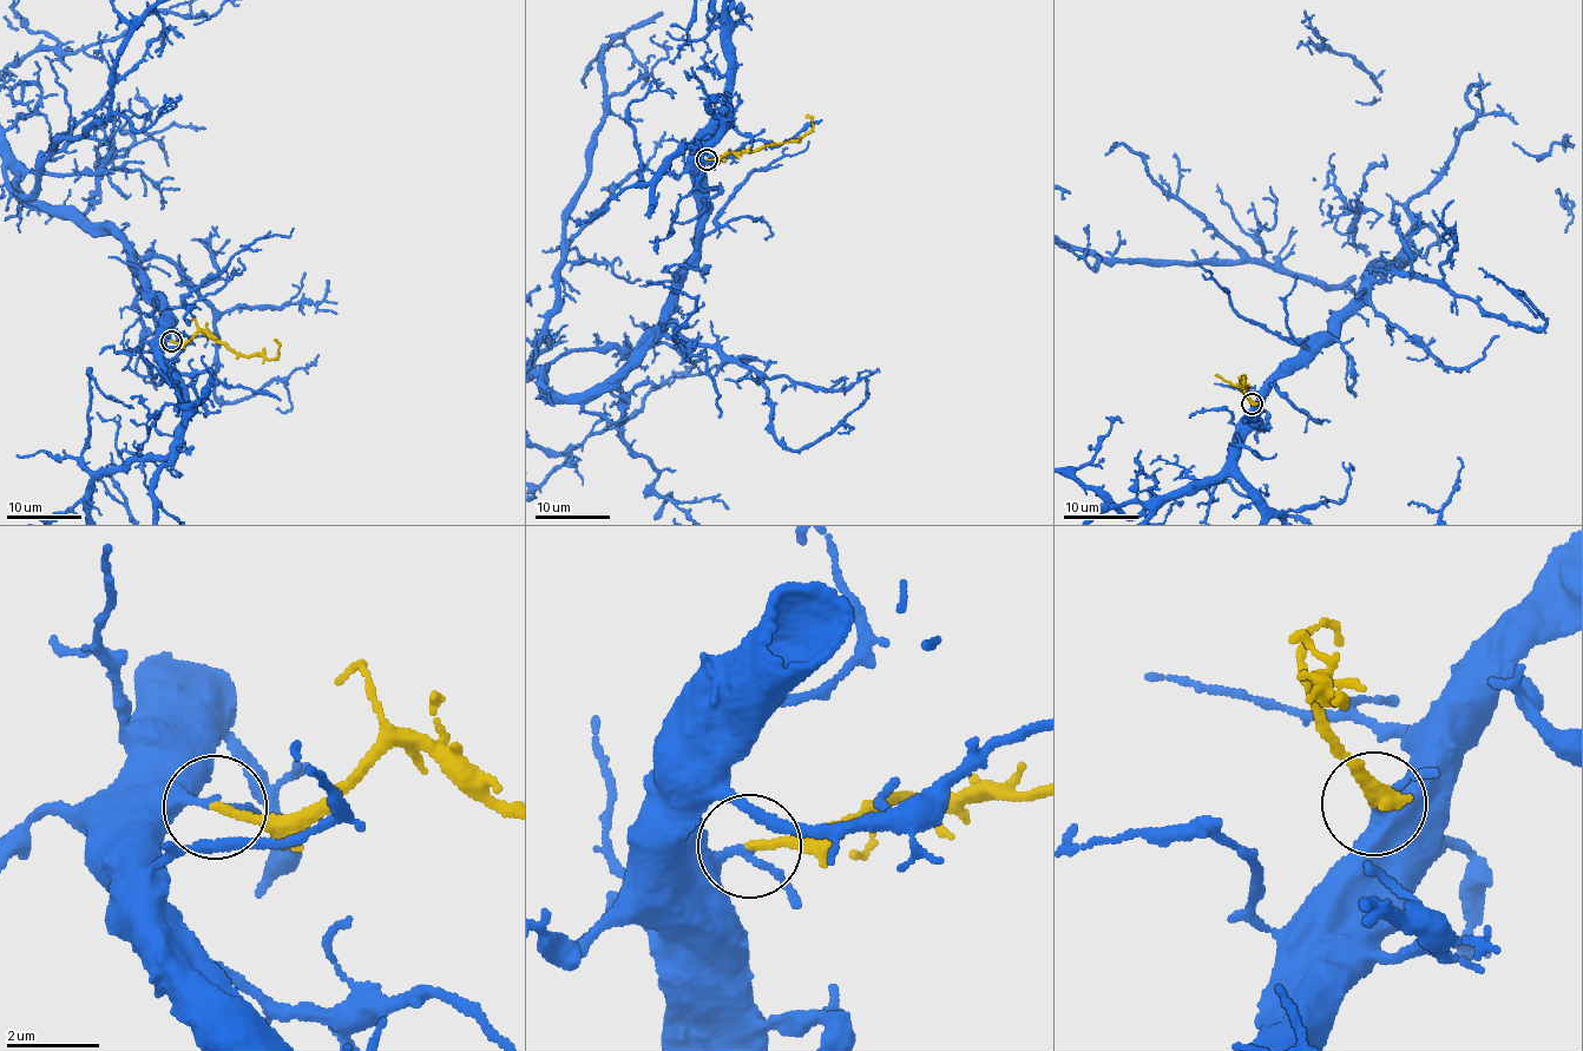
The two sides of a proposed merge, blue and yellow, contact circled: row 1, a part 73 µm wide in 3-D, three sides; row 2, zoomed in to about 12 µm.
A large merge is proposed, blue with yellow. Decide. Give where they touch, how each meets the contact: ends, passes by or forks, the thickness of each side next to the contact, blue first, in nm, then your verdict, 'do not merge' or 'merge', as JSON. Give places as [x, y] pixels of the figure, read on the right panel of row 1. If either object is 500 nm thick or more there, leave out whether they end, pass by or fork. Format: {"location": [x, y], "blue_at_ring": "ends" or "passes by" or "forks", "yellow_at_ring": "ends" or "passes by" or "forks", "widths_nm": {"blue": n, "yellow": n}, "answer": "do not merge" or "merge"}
{"location": [1252, 404], "blue_at_ring": "passes by", "yellow_at_ring": "ends", "widths_nm": {"blue": 220, "yellow": 180}, "answer": "merge"}

